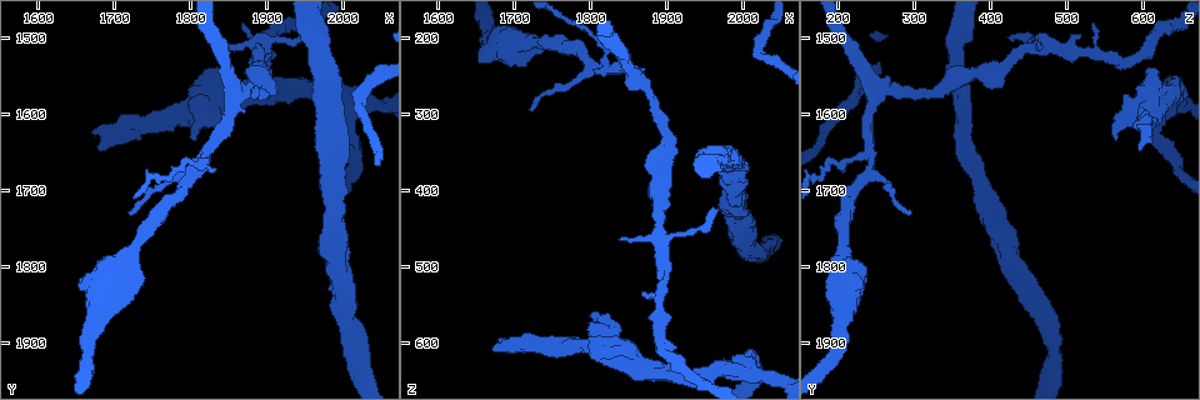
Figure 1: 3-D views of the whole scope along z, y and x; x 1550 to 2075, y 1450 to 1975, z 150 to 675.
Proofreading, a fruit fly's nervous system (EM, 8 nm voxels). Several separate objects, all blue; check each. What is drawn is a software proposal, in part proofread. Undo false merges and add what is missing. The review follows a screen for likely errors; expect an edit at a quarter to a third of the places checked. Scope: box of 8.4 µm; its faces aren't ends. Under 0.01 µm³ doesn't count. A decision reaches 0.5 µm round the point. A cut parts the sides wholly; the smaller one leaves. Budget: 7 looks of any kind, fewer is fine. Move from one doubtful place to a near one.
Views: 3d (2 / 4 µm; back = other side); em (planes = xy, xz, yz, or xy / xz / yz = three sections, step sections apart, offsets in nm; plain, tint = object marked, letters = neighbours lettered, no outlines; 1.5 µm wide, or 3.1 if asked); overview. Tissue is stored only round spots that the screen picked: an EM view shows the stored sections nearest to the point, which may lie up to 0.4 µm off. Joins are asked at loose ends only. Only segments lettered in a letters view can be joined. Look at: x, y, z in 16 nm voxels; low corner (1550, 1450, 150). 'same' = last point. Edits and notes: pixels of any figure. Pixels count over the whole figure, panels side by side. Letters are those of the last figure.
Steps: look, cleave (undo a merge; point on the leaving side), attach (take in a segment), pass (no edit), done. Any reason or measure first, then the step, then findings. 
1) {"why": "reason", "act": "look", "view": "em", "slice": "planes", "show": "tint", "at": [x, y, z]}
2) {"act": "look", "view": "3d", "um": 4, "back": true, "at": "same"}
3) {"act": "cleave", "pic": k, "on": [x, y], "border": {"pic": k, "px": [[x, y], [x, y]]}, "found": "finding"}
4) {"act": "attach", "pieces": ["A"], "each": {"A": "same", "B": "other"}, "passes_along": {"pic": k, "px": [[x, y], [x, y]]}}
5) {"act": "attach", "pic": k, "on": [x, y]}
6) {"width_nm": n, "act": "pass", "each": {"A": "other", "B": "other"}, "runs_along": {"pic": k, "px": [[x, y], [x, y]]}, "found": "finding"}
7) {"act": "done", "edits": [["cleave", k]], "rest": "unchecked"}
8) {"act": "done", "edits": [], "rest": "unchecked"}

{"why": "free end", "act": "look", "view": "3d", "um": 4, "at": [1805, 1635, 570]}

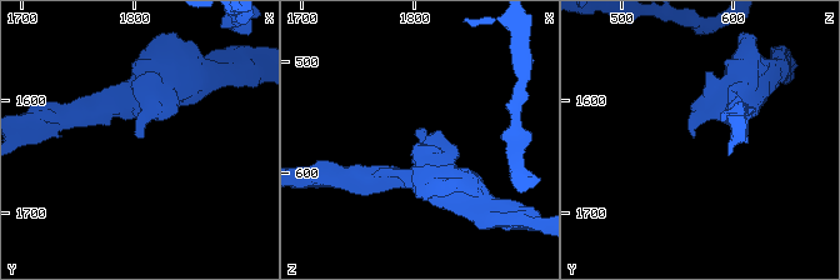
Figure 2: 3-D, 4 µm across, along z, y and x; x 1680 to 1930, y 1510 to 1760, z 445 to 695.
{"why": "now the EM", "act": "look", "view": "em", "slice": "xz", "step": 4, "show": "tint", "at": [1804, 1636, 566]}

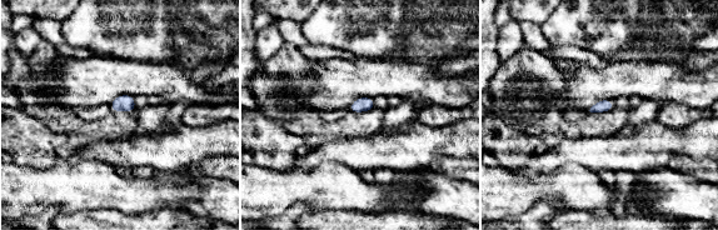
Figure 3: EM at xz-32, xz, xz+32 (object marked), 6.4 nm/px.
{"why": "another direction", "act": "look", "view": "em", "slice": "planes", "show": "letters", "at": "same"}

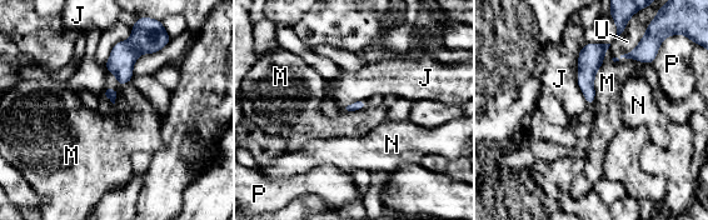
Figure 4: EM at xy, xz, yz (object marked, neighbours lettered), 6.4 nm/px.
{"act": "pass", "each": {"J": "other", "M": "other", "N": "other", "P": "other", "U": "other"}, "border": {"pic": 4, "px": [[598, 69], [594, 76], [593, 101]]}, "found": "none of them fits"}

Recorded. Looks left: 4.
{"act": "look", "view": "em", "slice": "planes", "show": "letters", "at": [1840, 1505, 465]}

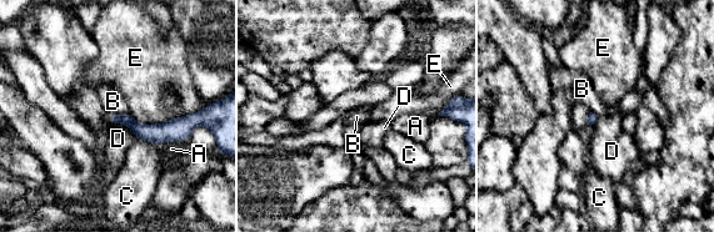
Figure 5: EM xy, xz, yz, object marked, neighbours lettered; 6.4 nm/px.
{"longest_contact_nm": ["E", 480], "act": "pass", "each": {"A": "other", "B": "other", "C": "other", "D": "other", "E": "other"}, "runs_along": {"pic": 5, "px": [[113, 117], [140, 131], [191, 120]]}, "found": "no lettered segment goes on from it"}

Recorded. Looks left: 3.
{"act": "look", "view": "em", "slice": "xz", "step": 8, "show": "letters", "at": [1815, 1655, 240]}

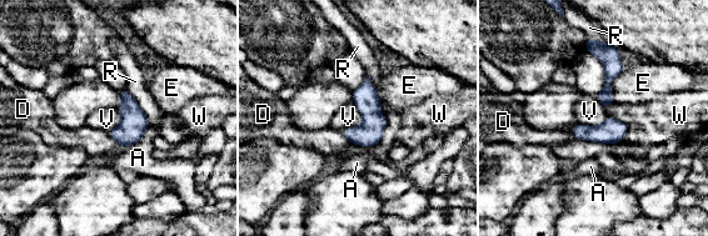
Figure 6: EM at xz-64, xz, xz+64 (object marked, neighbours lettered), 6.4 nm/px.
{"act": "look", "view": "em", "slice": "planes", "show": "letters", "at": "same"}

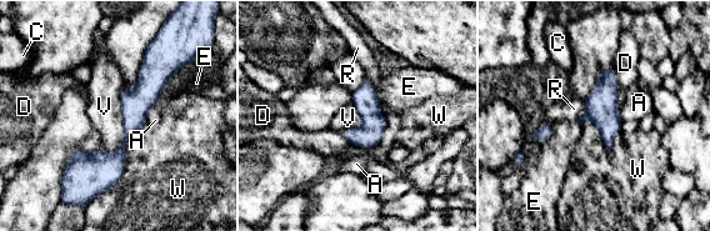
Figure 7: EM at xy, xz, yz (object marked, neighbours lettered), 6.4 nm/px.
{"act": "pass", "each": {"A": "other", "C": "other", "D": "other", "E": "other", "R": "other", "V": "other", "W": "other"}, "border": {"pic": 7, "px": [[123, 90], [124, 140], [108, 154]]}, "found": "all the same cell"}

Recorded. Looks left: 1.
{"act": "done", "edits": [], "rest": "unchecked"}

